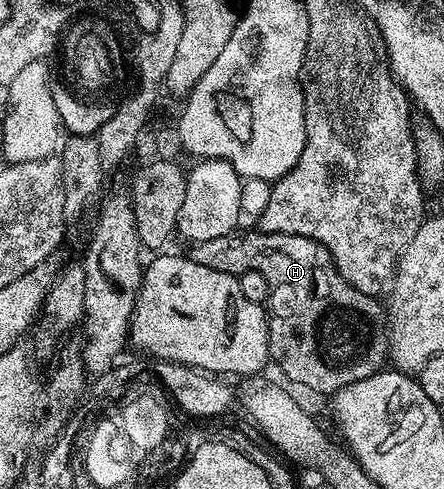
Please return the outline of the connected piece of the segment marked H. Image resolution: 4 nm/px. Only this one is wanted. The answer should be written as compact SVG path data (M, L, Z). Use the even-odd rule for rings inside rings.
M236 229L221 237L194 243L188 249L190 251L187 251L187 258L199 265L207 265L207 269L219 269L219 273L238 277L244 271L254 271L263 273L263 277L267 277L269 358L274 364L277 362L278 369L291 382L329 397L355 381L363 381L367 377L378 375L386 366L389 359L389 328L387 311L382 300L355 289L355 285L345 280L322 243L298 235L283 233L266 235L260 229L254 231ZM353 334L357 334L357 351L337 351L340 347L348 345L349 338Z

